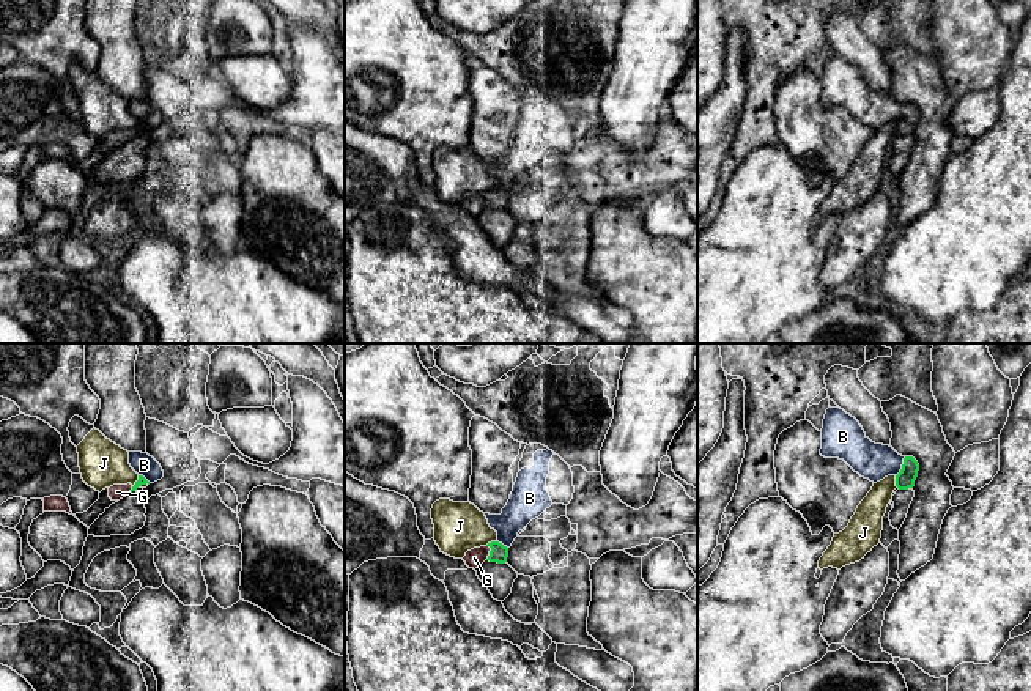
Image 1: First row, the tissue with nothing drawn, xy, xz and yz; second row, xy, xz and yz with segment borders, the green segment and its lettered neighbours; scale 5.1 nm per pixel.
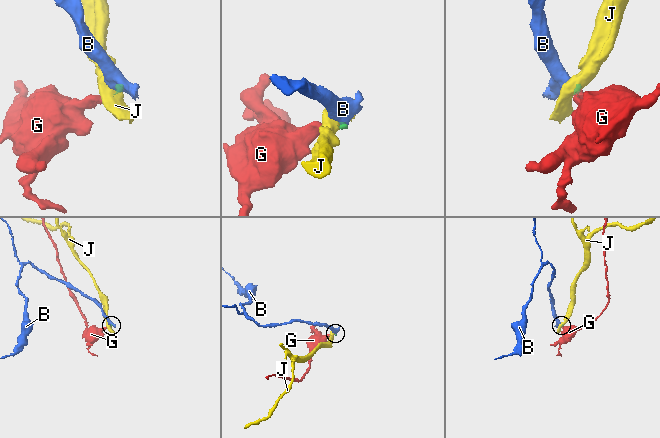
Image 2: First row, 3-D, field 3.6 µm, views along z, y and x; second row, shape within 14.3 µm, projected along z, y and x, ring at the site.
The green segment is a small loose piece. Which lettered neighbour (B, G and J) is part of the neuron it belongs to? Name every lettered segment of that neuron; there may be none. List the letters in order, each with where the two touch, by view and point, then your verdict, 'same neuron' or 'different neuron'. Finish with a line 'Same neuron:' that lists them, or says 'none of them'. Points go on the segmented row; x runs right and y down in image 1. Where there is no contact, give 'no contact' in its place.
B: meets green in yz at (902, 466); same neuron
G: meets green in xz at (490, 553); same neuron
J: meets green in yz at (896, 482); different neuron
Same neuron: B, G

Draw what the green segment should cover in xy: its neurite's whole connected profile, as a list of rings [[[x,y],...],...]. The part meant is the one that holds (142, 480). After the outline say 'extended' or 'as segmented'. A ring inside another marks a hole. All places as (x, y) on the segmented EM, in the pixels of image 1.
[[[129,452],[129,464],[139,474],[139,480],[134,486],[127,483],[105,488],[99,493],[99,499],[87,512],[74,515],[88,529],[112,504],[126,497],[139,486],[154,483],[164,477],[161,464],[148,453]]]; extended

